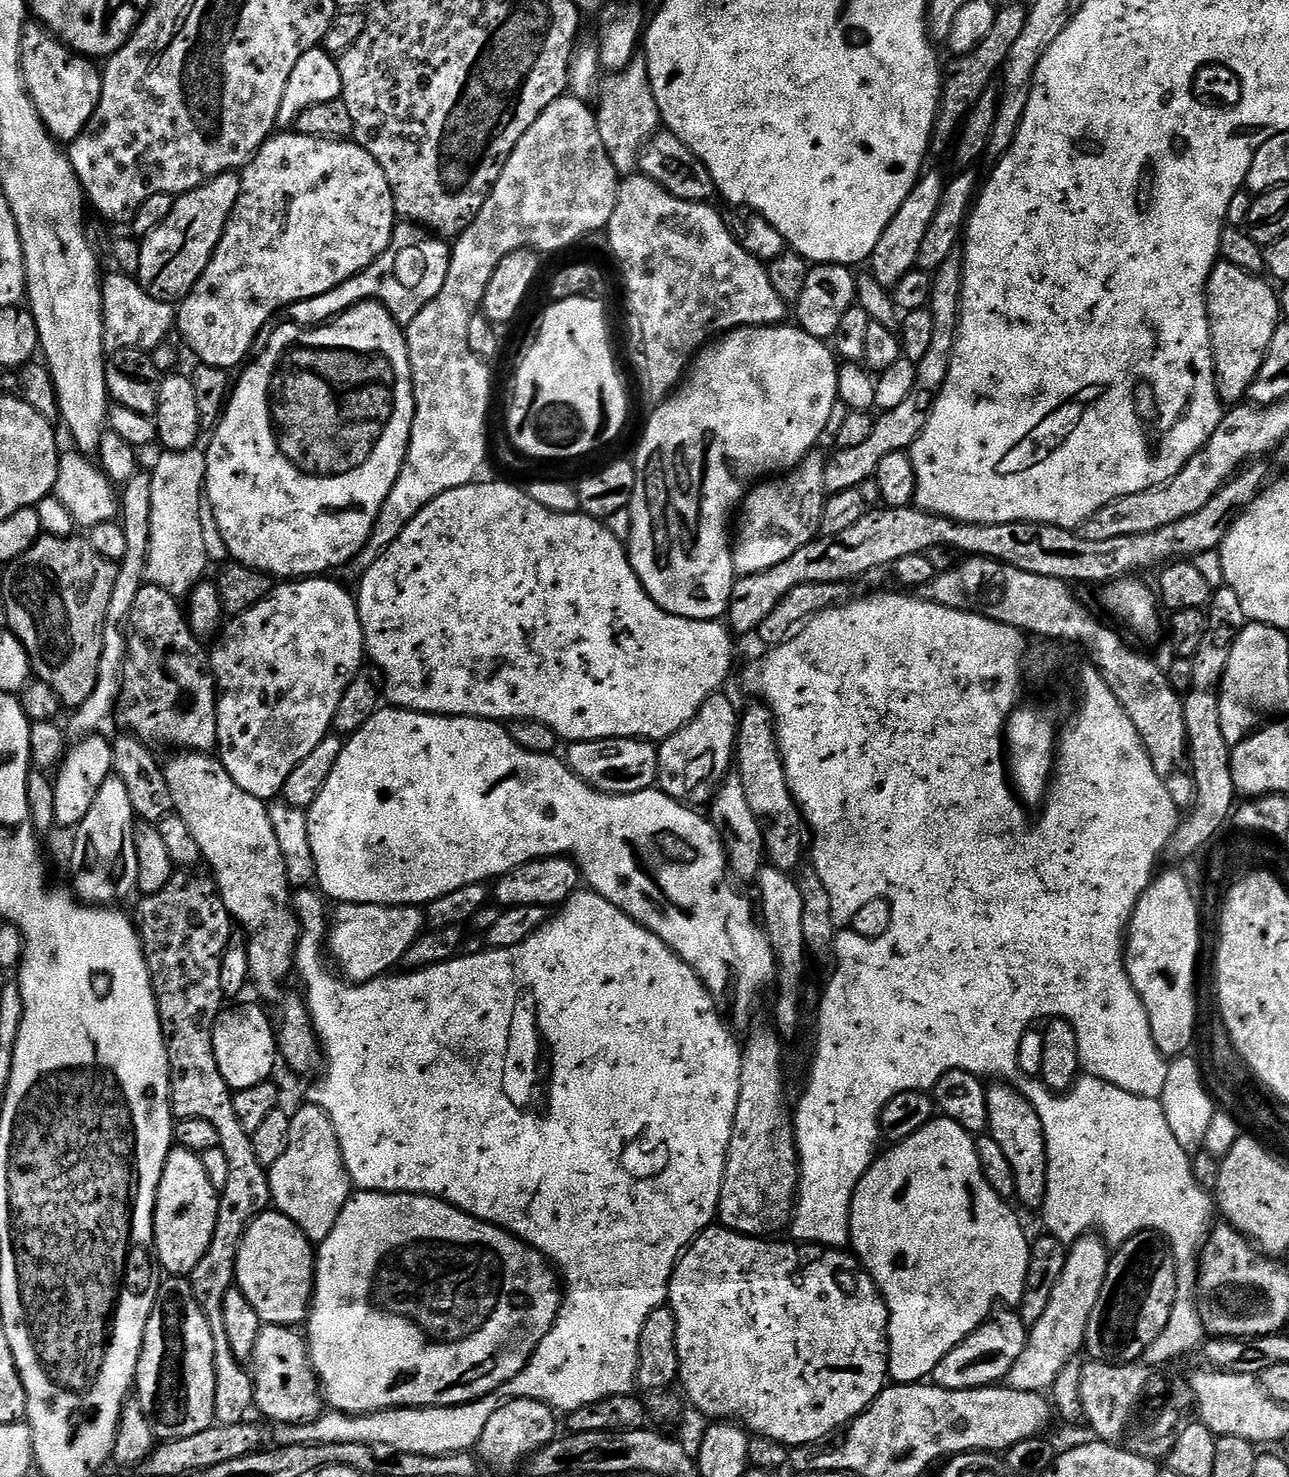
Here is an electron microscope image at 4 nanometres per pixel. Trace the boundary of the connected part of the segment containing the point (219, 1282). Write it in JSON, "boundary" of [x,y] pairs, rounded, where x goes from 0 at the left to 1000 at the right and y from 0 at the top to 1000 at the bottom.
{"boundary":[[[149,589],[134,590],[132,597],[123,603],[123,605],[111,607],[104,617],[106,630],[109,632],[109,637],[112,641],[112,648],[118,660],[118,669],[121,671],[121,680],[124,687],[124,694],[127,701],[127,708],[130,712],[132,722],[132,741],[133,752],[139,758],[157,757],[169,765],[171,778],[175,781],[175,787],[178,787],[178,798],[175,804],[170,805],[171,816],[169,817],[169,827],[166,827],[166,838],[163,838],[163,846],[157,849],[157,854],[151,857],[148,863],[149,873],[163,895],[163,900],[166,903],[166,957],[169,964],[188,964],[193,961],[192,955],[196,955],[197,936],[196,930],[190,924],[182,919],[182,914],[178,914],[178,906],[175,906],[175,894],[172,892],[172,880],[175,879],[175,873],[183,869],[183,855],[185,846],[188,844],[188,838],[192,831],[203,821],[209,820],[211,815],[208,791],[200,787],[200,781],[197,781],[196,770],[188,765],[188,760],[185,760],[185,754],[182,754],[180,745],[181,737],[178,737],[175,730],[169,724],[169,716],[166,716],[166,695],[168,689],[175,682],[175,676],[172,673],[172,646],[182,635],[182,621],[177,617],[174,609],[164,592],[151,593]]]}

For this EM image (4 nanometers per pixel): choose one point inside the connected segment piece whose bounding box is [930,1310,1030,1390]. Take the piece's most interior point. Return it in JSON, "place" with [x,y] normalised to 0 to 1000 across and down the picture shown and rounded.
{"place":[765,919]}

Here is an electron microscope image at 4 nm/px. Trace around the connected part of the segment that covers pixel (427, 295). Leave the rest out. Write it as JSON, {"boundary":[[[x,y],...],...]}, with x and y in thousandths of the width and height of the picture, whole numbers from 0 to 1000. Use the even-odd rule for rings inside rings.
{"boundary":[[[319,150],[308,151],[304,157],[303,167],[282,184],[273,187],[268,191],[261,192],[259,196],[247,199],[240,203],[224,206],[222,211],[234,221],[247,221],[259,214],[265,214],[269,209],[280,206],[282,203],[292,203],[312,221],[318,220],[321,215],[343,196],[349,183],[351,169],[347,162],[332,156],[331,154]]]}

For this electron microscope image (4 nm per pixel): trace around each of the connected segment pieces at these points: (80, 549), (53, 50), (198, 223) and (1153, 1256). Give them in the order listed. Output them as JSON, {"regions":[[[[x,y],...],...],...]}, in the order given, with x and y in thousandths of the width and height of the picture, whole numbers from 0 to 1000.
{"regions":[[[[32,362],[29,367],[26,367],[26,370],[23,370],[23,372],[20,372],[20,375],[17,375],[11,381],[8,381],[2,385],[3,395],[2,399],[5,402],[5,418],[6,419],[5,427],[10,428],[14,432],[14,435],[17,435],[17,437],[20,437],[20,443],[25,449],[25,454],[27,460],[36,462],[36,464],[39,464],[39,467],[42,467],[42,470],[47,473],[47,477],[50,480],[57,481],[65,476],[67,473],[70,471],[70,469],[76,460],[77,446],[79,445],[80,439],[80,425],[83,424],[83,413],[85,411],[85,405],[88,404],[88,393],[90,390],[91,383],[86,379],[79,378],[79,375],[76,375],[71,371],[67,365],[63,364],[61,362],[55,363],[36,363]]],[[[25,15],[19,18],[16,32],[16,47],[19,51],[19,58],[21,60],[22,66],[25,68],[36,88],[40,91],[41,95],[52,99],[64,91],[76,72],[79,64],[79,49],[77,45],[74,46],[71,44],[74,43],[69,39],[57,35],[55,32],[43,26],[36,26],[37,27],[34,27],[31,30],[33,24],[36,24],[36,22],[30,16]]],[[[173,116],[151,129],[137,132],[129,150],[111,160],[108,194],[122,204],[137,204],[145,200],[160,183],[185,133],[186,119],[183,116]]],[[[884,834],[873,842],[868,843],[862,848],[855,876],[846,890],[843,905],[843,915],[847,917],[845,919],[848,921],[858,923],[882,923],[895,909],[895,906],[898,906],[898,903],[905,900],[905,895],[908,895],[913,874],[912,853],[909,851],[905,840],[899,834]]]]}

